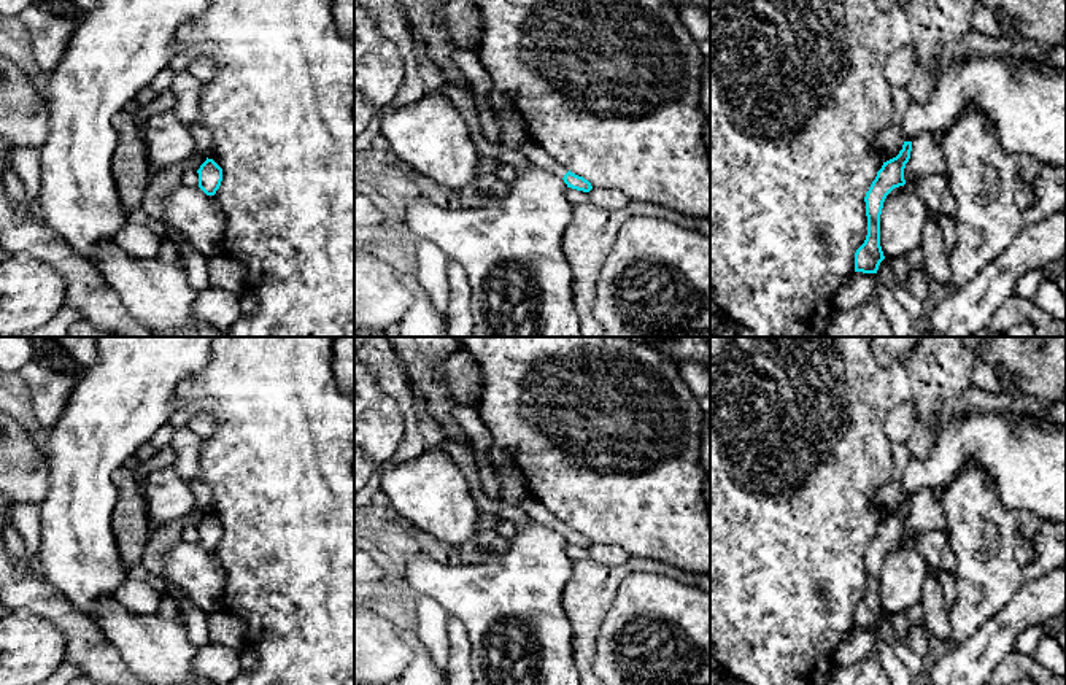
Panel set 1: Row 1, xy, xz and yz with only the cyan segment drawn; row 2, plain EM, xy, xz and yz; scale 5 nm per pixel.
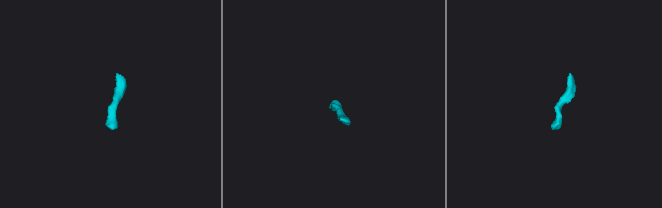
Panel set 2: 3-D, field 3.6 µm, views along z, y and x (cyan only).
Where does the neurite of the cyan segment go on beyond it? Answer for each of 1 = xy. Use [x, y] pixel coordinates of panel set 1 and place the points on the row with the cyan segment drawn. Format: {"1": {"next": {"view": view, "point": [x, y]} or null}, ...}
{"1": {"next": null}}

